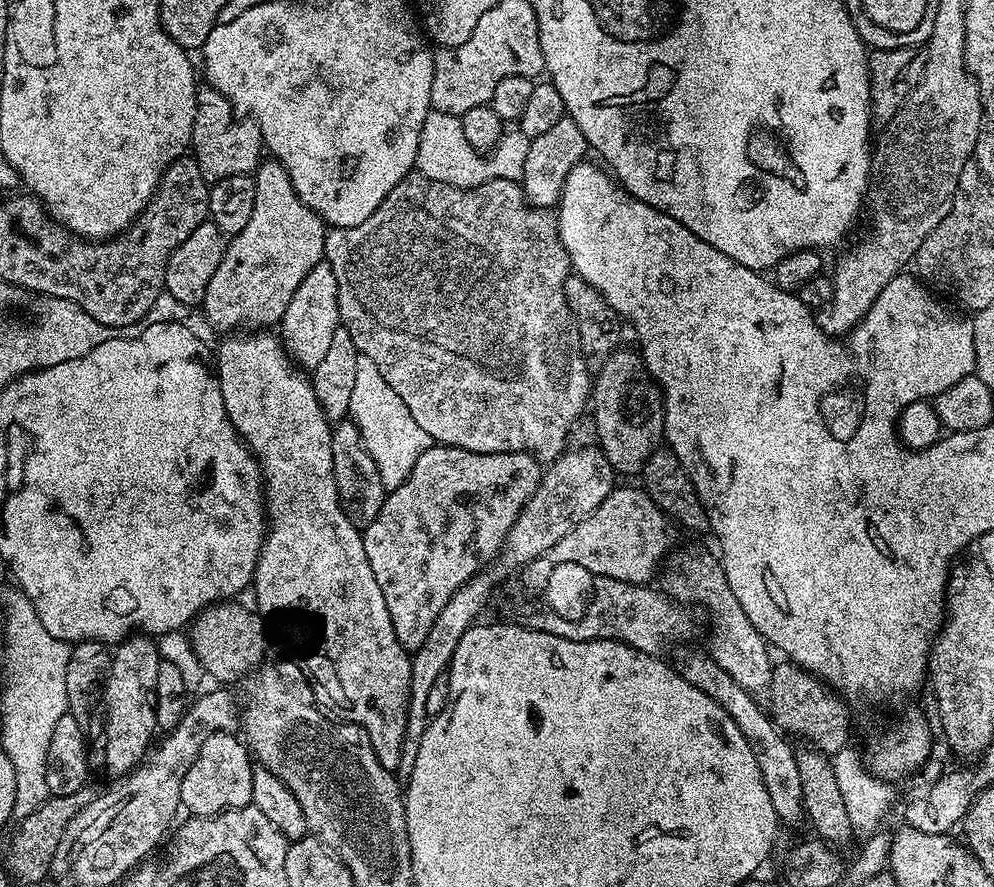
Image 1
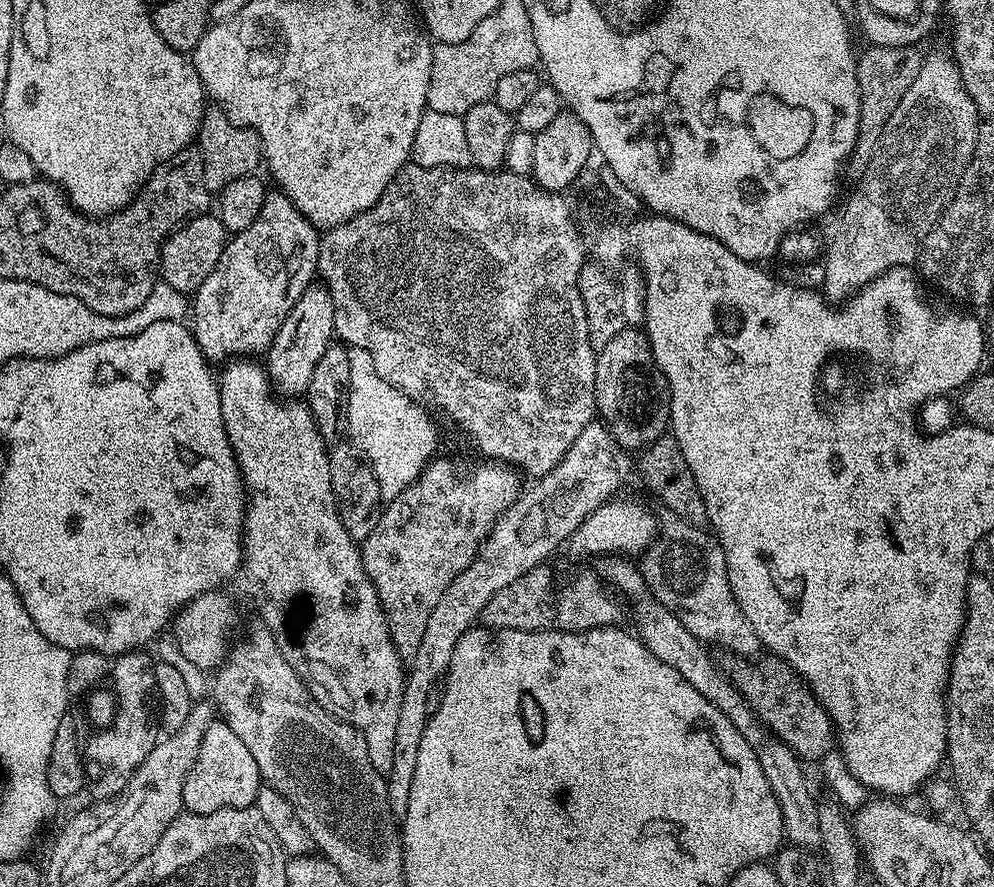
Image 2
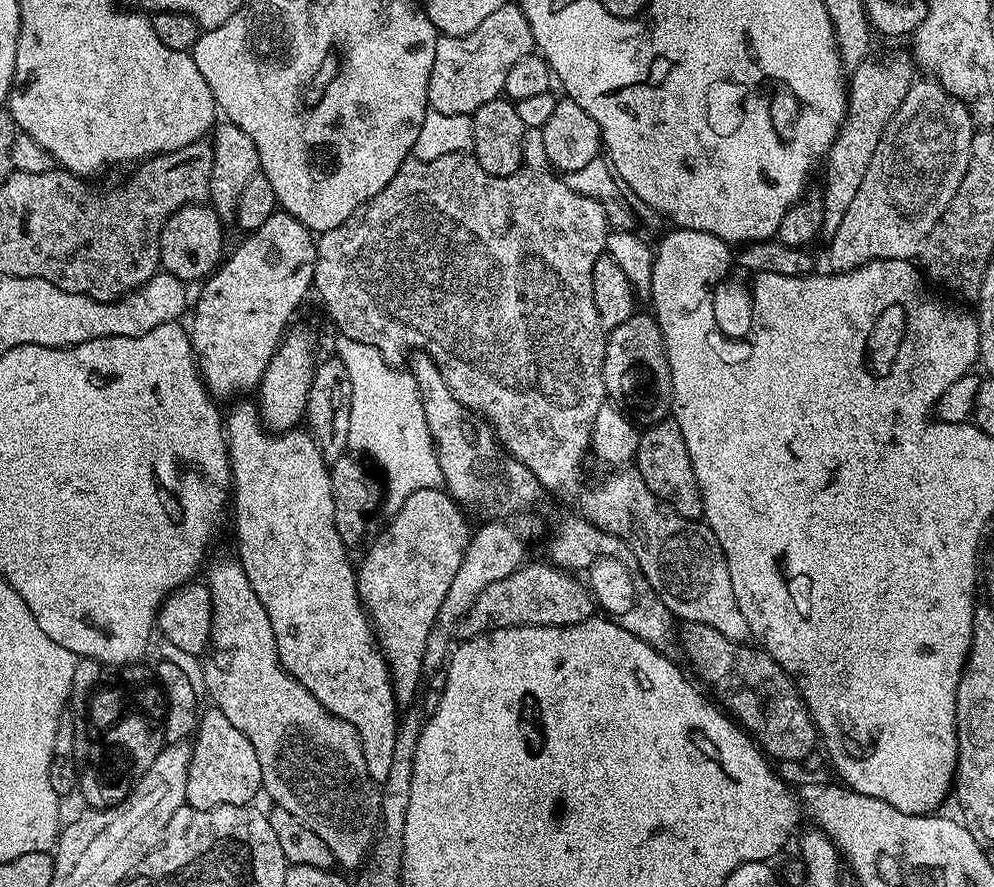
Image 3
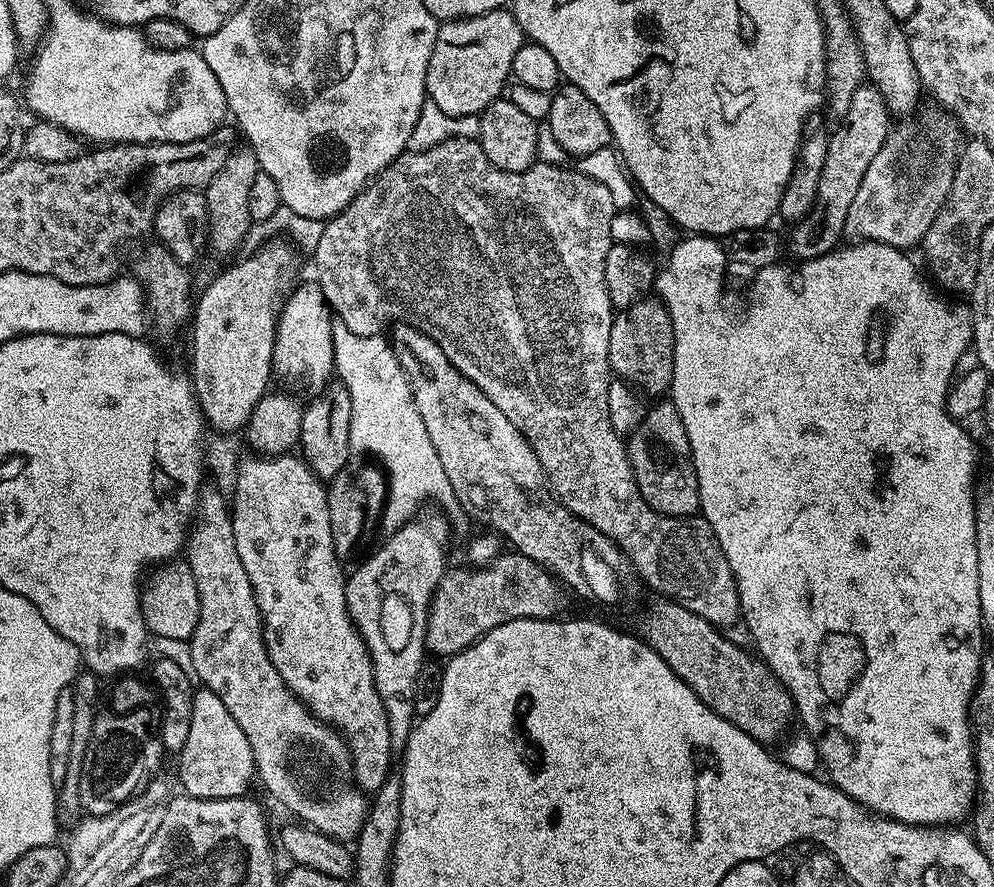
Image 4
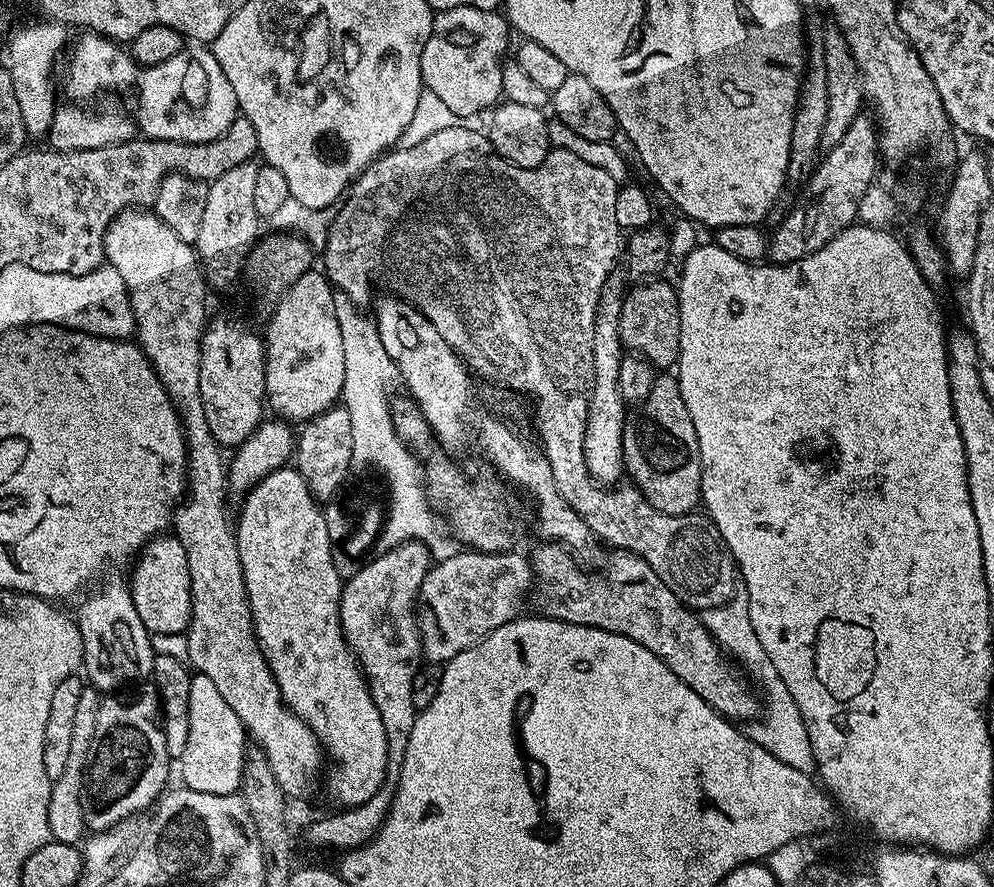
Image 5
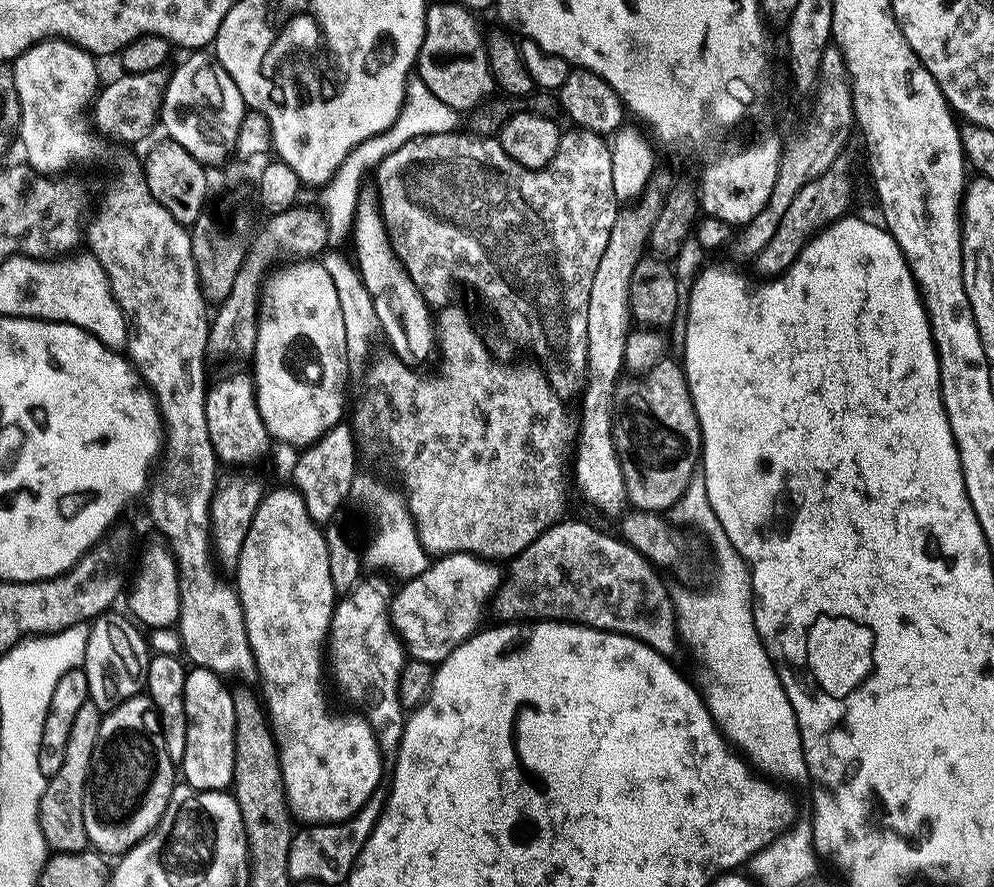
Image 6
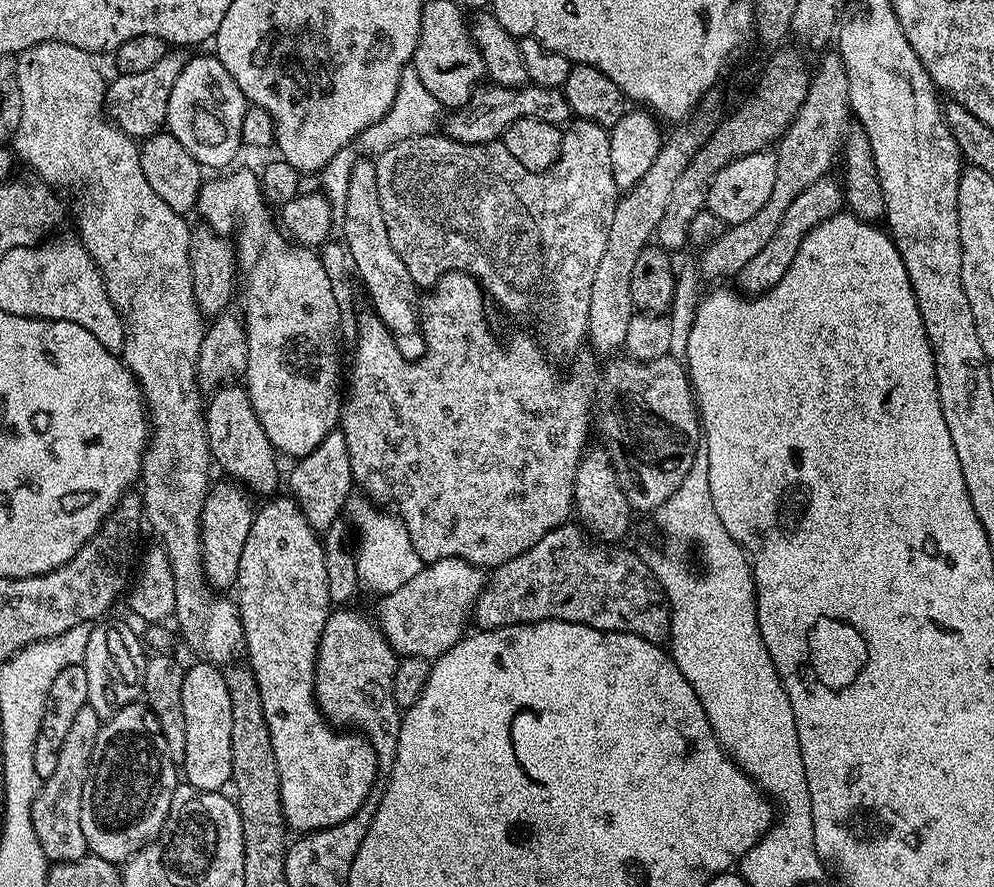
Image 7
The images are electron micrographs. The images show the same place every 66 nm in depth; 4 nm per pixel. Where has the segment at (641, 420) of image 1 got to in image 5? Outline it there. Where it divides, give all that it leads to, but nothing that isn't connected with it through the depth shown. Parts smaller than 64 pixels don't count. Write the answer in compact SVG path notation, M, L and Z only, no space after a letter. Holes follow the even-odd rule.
M649 278L627 289L620 306L618 334L629 353L643 356L653 369L668 370L680 359L680 319L676 289L664 278Z

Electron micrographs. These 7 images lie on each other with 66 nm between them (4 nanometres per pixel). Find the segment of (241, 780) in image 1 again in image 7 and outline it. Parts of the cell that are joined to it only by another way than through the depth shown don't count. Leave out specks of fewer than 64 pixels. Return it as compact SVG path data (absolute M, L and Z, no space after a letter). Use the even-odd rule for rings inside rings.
M196 662L193 668L189 667L184 674L182 682L182 710L184 711L184 725L186 726L186 754L182 765L182 776L187 783L192 784L203 792L218 792L232 779L232 755L230 754L230 690L226 690L226 678L223 671L217 665L207 662Z

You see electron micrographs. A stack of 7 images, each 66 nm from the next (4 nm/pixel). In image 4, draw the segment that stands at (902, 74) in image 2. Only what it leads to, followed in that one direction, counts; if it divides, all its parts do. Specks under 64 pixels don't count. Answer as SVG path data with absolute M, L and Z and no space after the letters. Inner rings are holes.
M865 82L858 86L858 90L854 90L854 98L850 98L850 110L839 117L838 124L840 129L828 136L826 163L822 166L822 178L818 178L816 204L803 218L791 225L792 233L786 236L787 251L793 252L797 261L813 260L828 252L835 252L845 239L846 214L858 195L858 186L862 186L862 178L866 175L870 161L874 159L874 154L878 154L878 150L882 150L882 142L886 142L894 117L880 91L870 82Z

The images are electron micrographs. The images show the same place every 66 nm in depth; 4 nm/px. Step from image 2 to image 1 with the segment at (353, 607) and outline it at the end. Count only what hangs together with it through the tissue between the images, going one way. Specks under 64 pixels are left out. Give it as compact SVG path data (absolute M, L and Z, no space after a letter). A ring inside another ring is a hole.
M252 330L247 334L232 334L220 344L220 349L214 352L214 371L220 382L220 389L222 390L222 402L226 406L226 414L230 418L230 422L234 426L234 430L240 439L247 444L248 449L252 452L252 455L256 457L256 461L260 464L260 475L264 477L264 495L266 497L266 535L264 537L264 544L260 548L260 557L256 563L256 573L252 576L252 582L250 585L251 591L256 591L256 604L260 616L266 621L267 627L285 644L286 647L292 648L290 652L291 659L295 660L296 665L302 670L302 674L312 684L312 689L316 695L316 702L321 708L327 710L333 717L341 720L348 721L349 724L357 724L362 730L366 730L366 734L370 734L370 746L374 746L374 754L378 754L378 762L382 762L382 766L386 766L386 770L396 772L402 762L402 742L406 738L406 718L408 717L408 707L410 706L410 670L412 669L412 658L410 653L405 650L398 642L398 634L394 634L394 622L390 622L390 610L386 610L386 598L382 598L382 590L378 587L378 578L374 578L374 570L370 570L370 558L366 558L366 546L364 545L364 537L361 529L356 526L354 522L350 520L347 514L344 512L344 508L340 501L340 493L338 492L338 486L336 485L336 479L334 478L334 454L332 453L332 430L333 425L326 418L326 414L322 410L322 406L318 406L318 394L314 390L311 379L298 367L295 360L288 355L285 350L281 337L273 334L268 330Z

